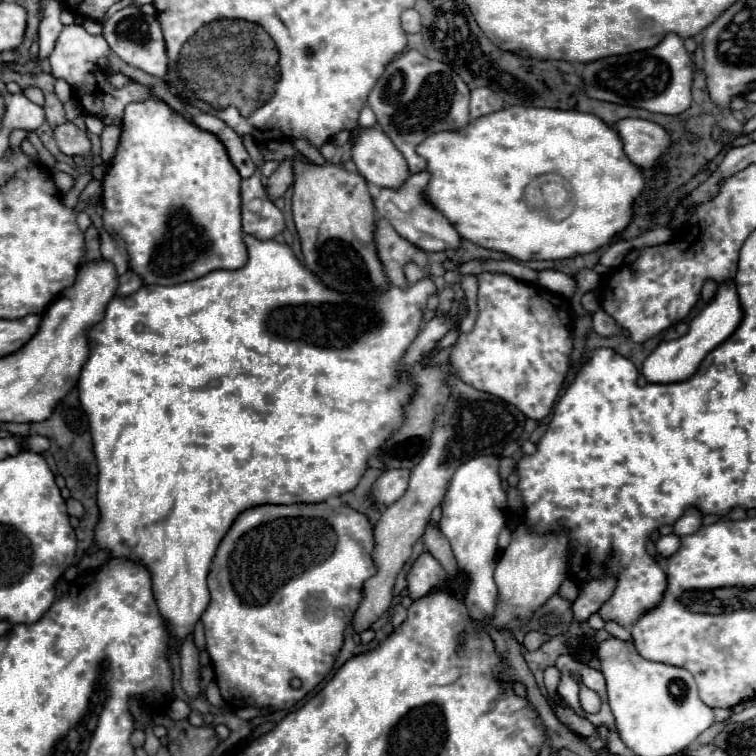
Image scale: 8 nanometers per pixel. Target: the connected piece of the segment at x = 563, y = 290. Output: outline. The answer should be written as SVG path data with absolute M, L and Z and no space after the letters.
M545 269L539 273L539 287L543 287L545 291L563 295L565 299L571 299L573 293L577 291L577 281L565 273L553 271L553 269Z

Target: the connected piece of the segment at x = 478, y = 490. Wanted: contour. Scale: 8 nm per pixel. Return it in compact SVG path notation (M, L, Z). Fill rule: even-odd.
M481 455L465 461L455 471L449 489L445 493L445 499L441 503L443 509L441 533L451 541L459 569L463 569L463 573L469 577L465 605L469 607L471 617L477 621L493 615L497 609L499 593L493 581L493 571L497 557L497 537L507 521L505 505L507 505L507 493L501 487L499 457L495 455Z

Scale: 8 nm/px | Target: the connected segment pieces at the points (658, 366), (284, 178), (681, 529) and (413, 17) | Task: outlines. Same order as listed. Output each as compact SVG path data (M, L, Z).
M729 279L729 281L717 285L717 293L691 319L689 331L683 337L659 343L657 349L645 359L645 363L643 363L645 379L649 383L675 383L675 381L681 381L681 379L689 379L693 375L693 371L697 371L703 357L709 351L713 351L713 347L721 345L737 329L737 323L741 323L741 305L737 303L735 285Z
M283 159L279 163L279 167L273 171L273 175L269 177L269 185L267 185L267 195L271 199L277 199L281 197L287 187L293 183L293 165L291 165L291 159Z
M689 507L675 523L675 535L691 535L701 527L701 511L695 507Z
M407 9L401 15L401 27L405 33L419 33L421 31L421 17L417 15L415 9Z

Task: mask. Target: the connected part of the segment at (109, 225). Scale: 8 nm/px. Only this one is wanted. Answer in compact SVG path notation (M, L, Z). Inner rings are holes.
M151 97L147 101L129 103L125 107L125 113L123 113L123 127L121 127L121 137L119 137L115 157L111 159L109 169L101 181L101 185L103 185L101 201L103 201L103 209L105 209L103 211L103 225L105 225L105 231L109 231L113 239L125 243L127 253L129 253L131 271L137 273L145 285L177 285L177 283L185 283L185 273L209 273L209 271L217 271L217 269L241 269L247 263L247 249L245 249L243 231L241 231L239 183L241 183L241 175L235 169L235 165L231 163L227 149L219 141L217 135L199 129L197 125L187 121L183 115L173 111L165 101L161 101L157 97Z

